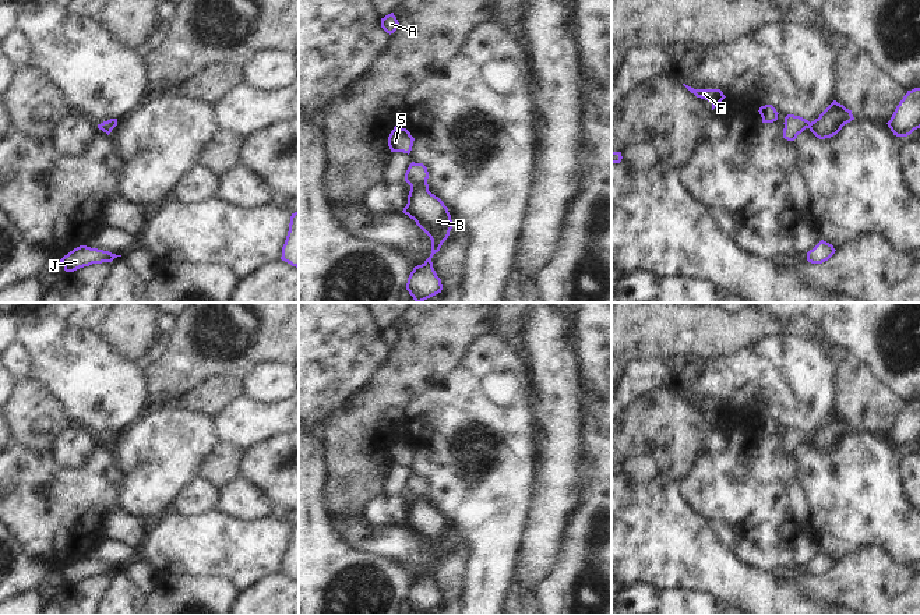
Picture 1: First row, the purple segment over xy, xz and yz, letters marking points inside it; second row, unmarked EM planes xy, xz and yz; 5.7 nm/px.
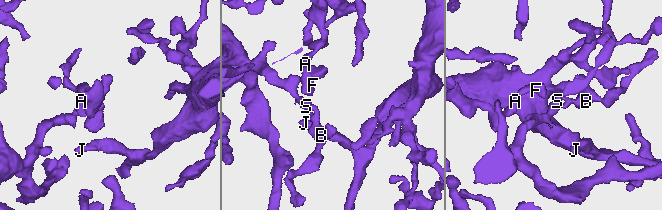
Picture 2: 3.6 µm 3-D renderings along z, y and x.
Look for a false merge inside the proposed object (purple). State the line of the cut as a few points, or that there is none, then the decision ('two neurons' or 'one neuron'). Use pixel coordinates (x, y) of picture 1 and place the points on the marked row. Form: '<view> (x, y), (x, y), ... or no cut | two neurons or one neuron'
no cut | one neuron

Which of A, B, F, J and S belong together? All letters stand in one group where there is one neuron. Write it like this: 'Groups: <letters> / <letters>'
Groups: A B F J S

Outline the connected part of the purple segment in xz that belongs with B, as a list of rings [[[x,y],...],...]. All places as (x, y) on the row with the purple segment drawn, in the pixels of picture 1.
[[[412,162],[405,173],[405,181],[410,185],[410,191],[402,212],[413,219],[431,240],[430,257],[413,268],[406,283],[406,290],[416,303],[423,303],[443,290],[441,279],[433,268],[431,258],[440,251],[452,229],[448,208],[429,191],[427,179],[429,172],[423,163]]]

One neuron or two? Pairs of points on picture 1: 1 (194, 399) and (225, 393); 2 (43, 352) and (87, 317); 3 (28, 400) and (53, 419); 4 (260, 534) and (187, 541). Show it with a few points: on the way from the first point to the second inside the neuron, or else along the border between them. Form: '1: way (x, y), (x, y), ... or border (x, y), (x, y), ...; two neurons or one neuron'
1: way (201, 399), (218, 393); one neuron
2: border (55, 317), (71, 327), (95, 332); two neurons
3: way (34, 406), (48, 417); one neuron
4: way (242, 541), (205, 541); one neuron

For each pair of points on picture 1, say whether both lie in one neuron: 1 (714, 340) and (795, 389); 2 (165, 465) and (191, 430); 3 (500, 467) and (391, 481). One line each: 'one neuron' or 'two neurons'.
1: two neurons
2: one neuron
3: one neuron

